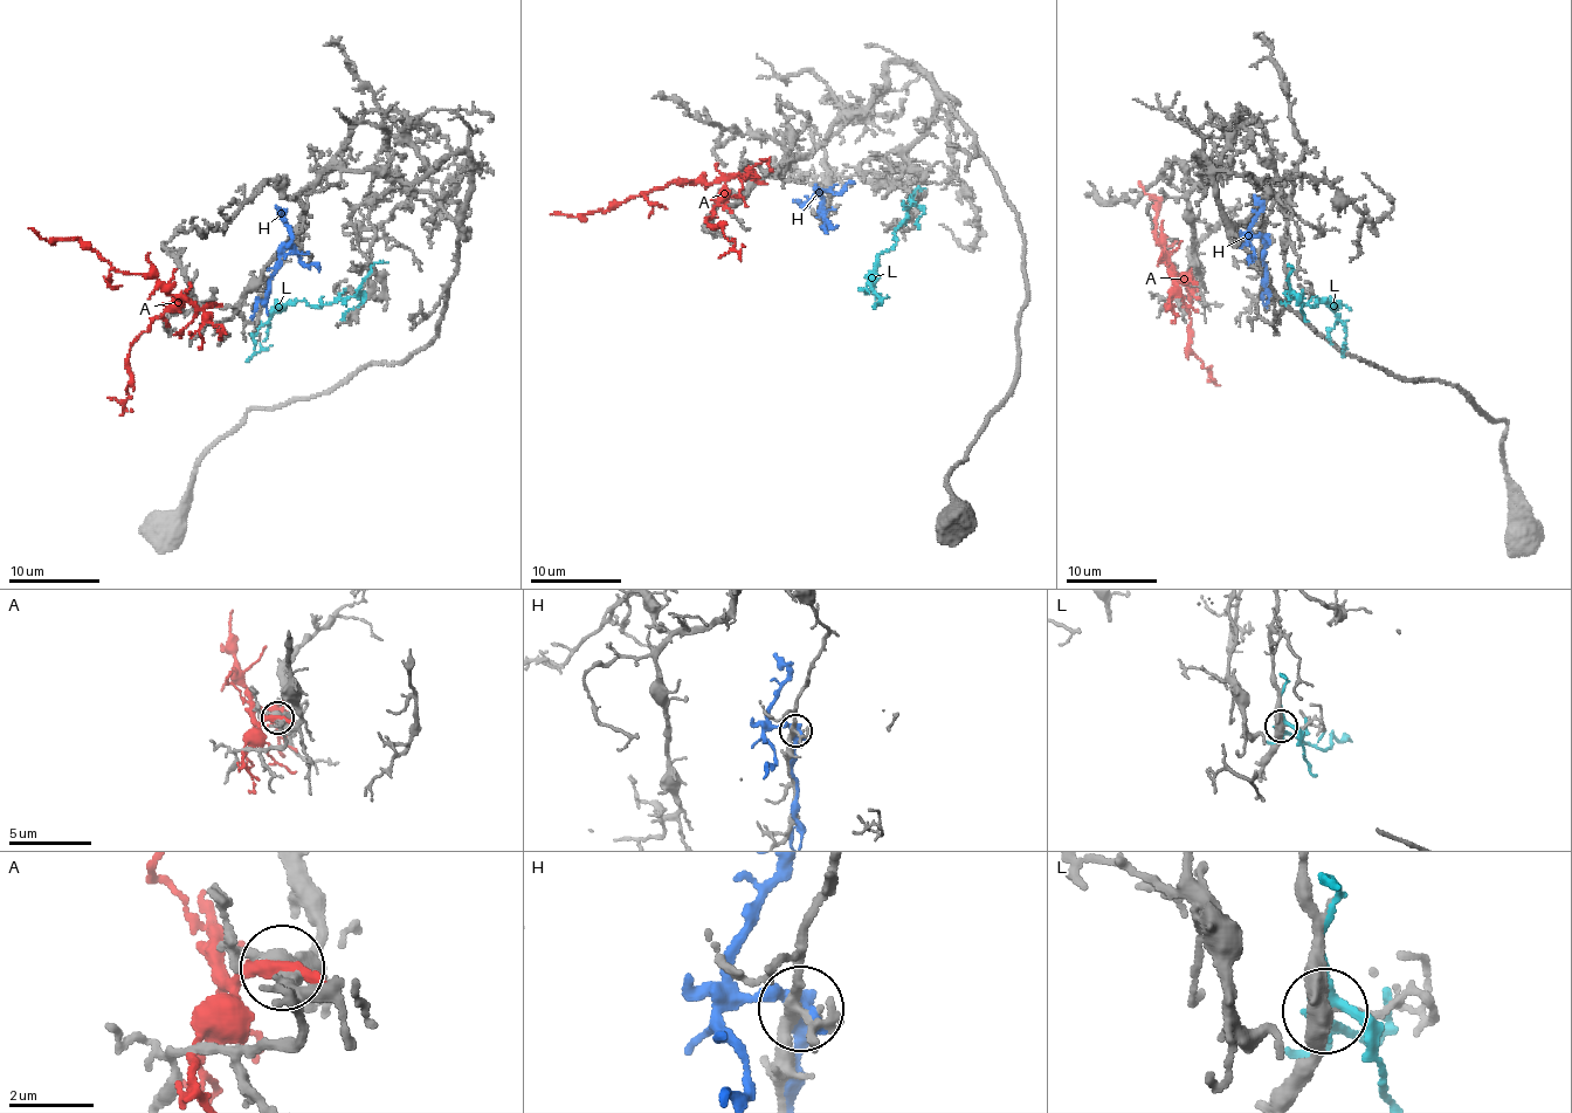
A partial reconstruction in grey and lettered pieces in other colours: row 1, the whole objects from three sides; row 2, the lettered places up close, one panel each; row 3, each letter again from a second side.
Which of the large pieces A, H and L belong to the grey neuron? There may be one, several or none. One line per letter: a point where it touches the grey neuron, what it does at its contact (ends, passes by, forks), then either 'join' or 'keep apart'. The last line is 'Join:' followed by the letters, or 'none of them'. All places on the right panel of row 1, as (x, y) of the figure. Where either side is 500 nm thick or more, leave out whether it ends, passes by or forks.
A: (1187, 280) | it passes by | keep apart
H: (1264, 238) | it passes by | keep apart
L: (1289, 294) | it forks | keep apart
Join: none of them

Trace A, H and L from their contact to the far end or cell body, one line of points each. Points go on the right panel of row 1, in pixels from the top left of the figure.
A: (1187, 281), (1174, 281), (1163, 246), (1153, 235), (1158, 199), (1149, 197), (1138, 181)
H: (1266, 239), (1263, 262), (1267, 308)
L: (1288, 293), (1312, 308), (1317, 299), (1326, 300), (1346, 334), (1344, 357)

